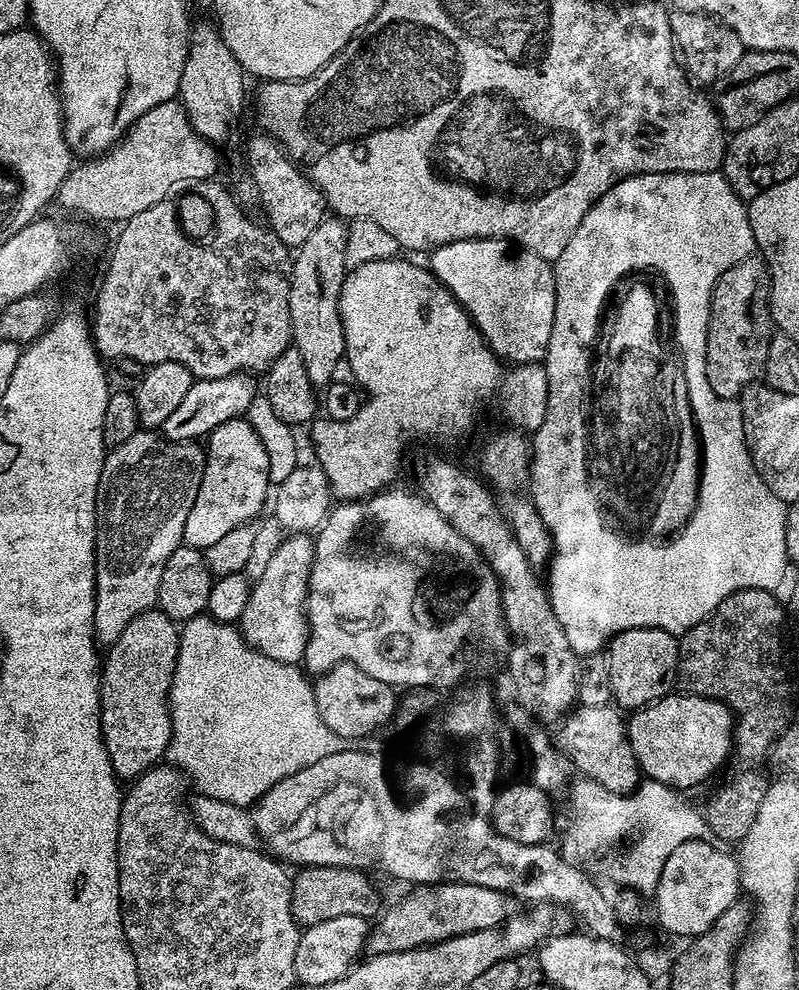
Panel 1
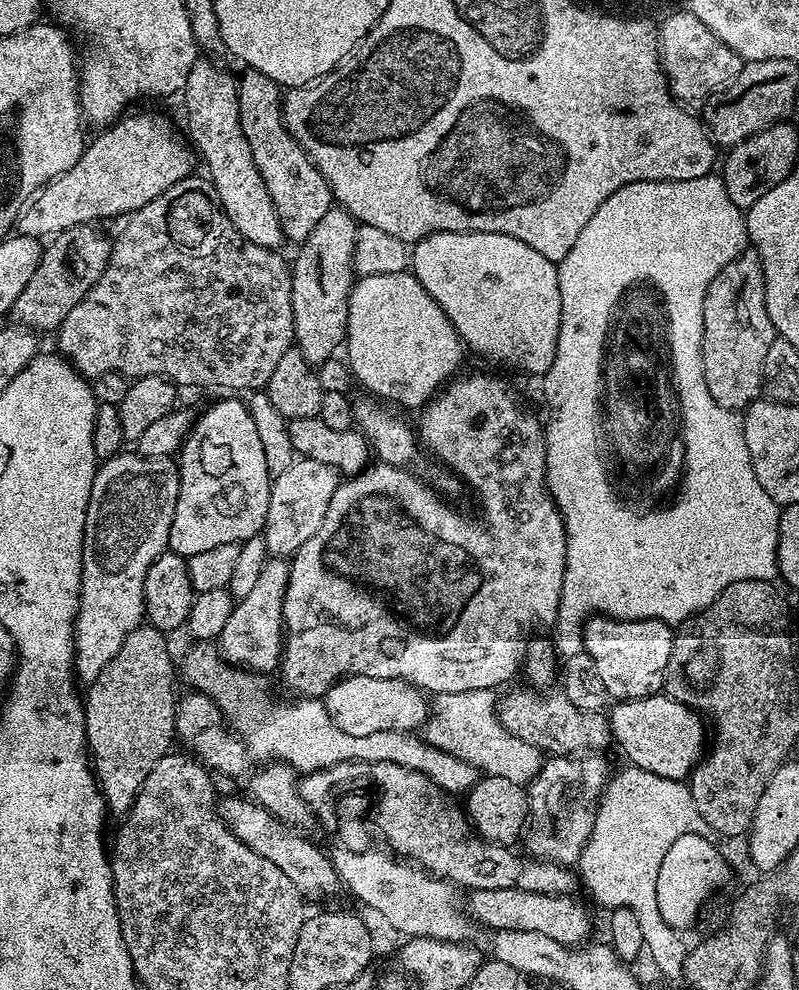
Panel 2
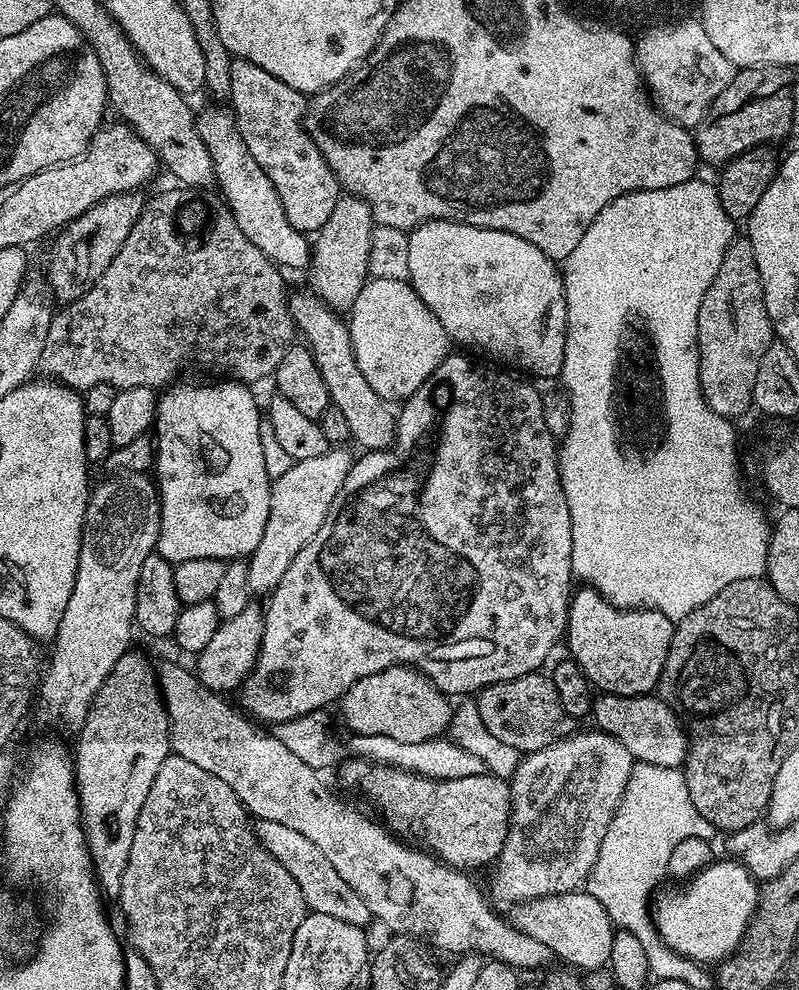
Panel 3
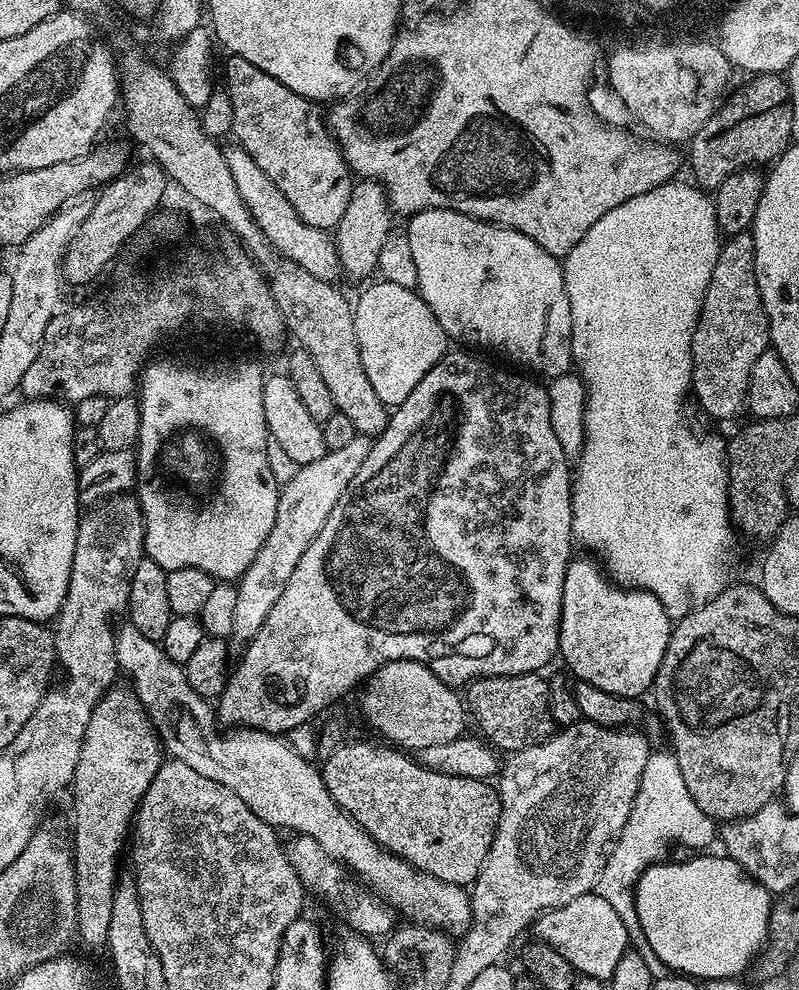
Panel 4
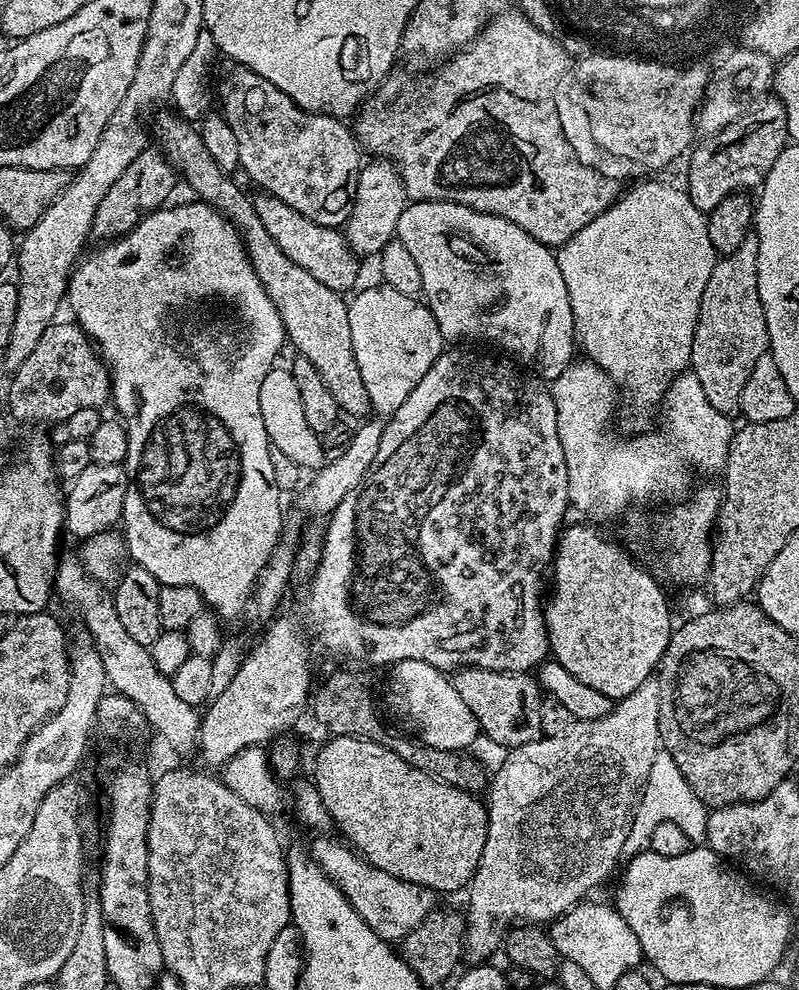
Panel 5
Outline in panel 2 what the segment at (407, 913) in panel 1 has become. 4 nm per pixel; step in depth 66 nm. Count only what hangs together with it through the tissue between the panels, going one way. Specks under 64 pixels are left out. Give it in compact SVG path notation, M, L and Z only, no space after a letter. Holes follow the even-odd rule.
M521 888L472 890L466 896L466 911L477 925L485 924L492 932L534 930L538 934L546 934L546 938L554 938L554 942L580 946L589 939L587 936L592 932L592 920L576 898L572 894L547 896Z

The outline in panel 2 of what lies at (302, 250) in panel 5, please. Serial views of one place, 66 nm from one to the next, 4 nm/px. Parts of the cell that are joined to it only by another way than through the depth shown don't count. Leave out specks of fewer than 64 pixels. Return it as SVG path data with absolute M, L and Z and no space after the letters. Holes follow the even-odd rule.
M207 58L197 59L190 70L182 89L184 108L188 111L188 136L192 139L191 147L204 159L208 167L207 179L216 187L216 199L220 201L222 210L230 222L242 234L244 240L254 242L258 246L279 249L286 237L278 222L278 214L274 210L274 202L270 202L270 192L266 190L266 182L262 182L262 174L258 174L258 166L254 166L254 154L250 154L250 142L246 142L246 134L240 129L240 107L238 106L238 80L235 75L224 69L219 63Z

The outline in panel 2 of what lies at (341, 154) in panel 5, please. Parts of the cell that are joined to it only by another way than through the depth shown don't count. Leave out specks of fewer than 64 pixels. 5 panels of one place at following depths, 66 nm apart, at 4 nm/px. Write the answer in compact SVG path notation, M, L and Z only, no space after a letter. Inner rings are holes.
M248 68L238 76L238 106L240 107L240 129L250 142L250 154L254 154L254 166L266 182L270 202L278 214L285 237L289 241L302 242L322 222L326 210L334 206L332 191L314 166L312 159L302 150L300 143L284 128L282 115L282 88L266 74Z

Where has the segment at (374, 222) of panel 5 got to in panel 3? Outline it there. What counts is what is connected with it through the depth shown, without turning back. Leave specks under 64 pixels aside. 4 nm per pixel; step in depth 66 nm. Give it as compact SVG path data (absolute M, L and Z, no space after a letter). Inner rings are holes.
M341 195L334 214L315 233L312 244L312 259L306 269L307 287L320 297L322 303L341 314L351 313L358 294L362 294L368 275L368 255L374 221L370 206L356 196Z

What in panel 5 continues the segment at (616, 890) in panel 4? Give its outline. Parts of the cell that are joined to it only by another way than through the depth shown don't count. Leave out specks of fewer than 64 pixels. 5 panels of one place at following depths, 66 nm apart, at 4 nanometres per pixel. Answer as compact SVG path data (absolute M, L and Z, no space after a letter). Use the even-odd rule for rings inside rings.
M663 750L656 753L654 766L650 766L650 774L646 778L646 786L640 794L640 802L636 805L636 813L632 816L630 834L626 838L625 853L635 854L645 851L650 842L650 834L662 822L674 822L693 842L704 840L706 822L709 809L700 801L698 794L690 790L690 782L682 778L682 770L678 770L678 762L670 758L670 754Z

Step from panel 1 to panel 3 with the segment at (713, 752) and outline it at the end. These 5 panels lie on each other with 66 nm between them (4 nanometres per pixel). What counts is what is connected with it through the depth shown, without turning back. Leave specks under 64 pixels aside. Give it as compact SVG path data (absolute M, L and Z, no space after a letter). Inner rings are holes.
M600 694L595 697L591 719L596 719L595 727L601 732L610 734L630 750L633 761L649 764L650 766L666 766L667 768L680 768L688 753L688 734L676 712L659 695L645 694L642 696L614 696Z

